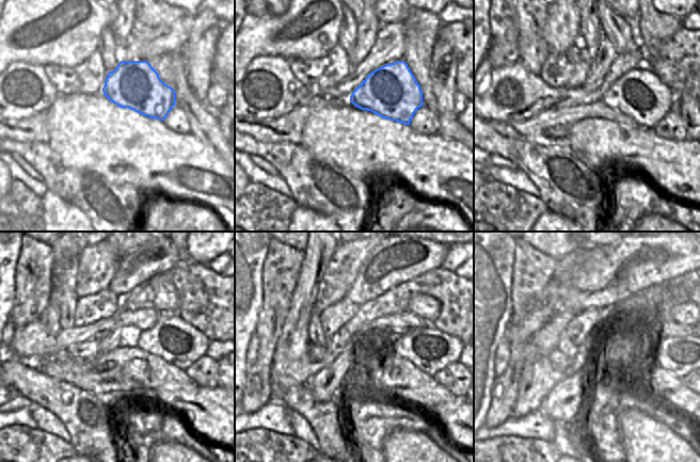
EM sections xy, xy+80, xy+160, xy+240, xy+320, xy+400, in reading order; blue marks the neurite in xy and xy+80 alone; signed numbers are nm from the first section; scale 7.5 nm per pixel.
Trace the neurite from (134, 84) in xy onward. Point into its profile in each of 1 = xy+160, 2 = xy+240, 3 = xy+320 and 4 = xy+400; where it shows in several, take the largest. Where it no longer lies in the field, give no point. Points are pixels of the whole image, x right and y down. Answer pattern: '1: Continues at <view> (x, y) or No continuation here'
1: Continues at xy+160 (638, 93)
2: Continues at xy+240 (172, 338)
3: Continues at xy+320 (429, 349)
4: Continues at xy+400 (679, 354).

